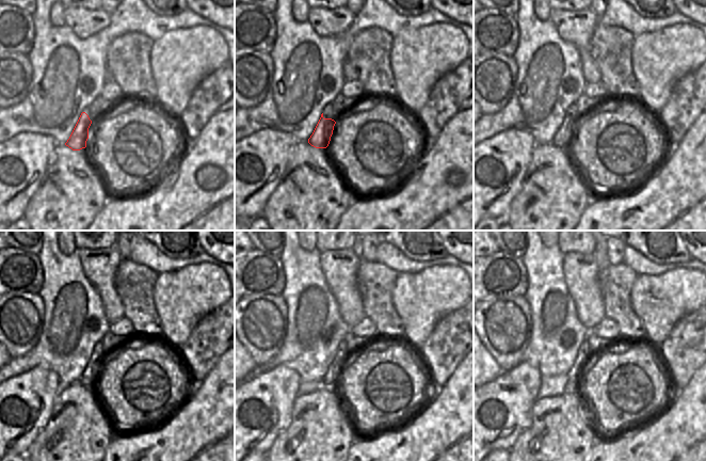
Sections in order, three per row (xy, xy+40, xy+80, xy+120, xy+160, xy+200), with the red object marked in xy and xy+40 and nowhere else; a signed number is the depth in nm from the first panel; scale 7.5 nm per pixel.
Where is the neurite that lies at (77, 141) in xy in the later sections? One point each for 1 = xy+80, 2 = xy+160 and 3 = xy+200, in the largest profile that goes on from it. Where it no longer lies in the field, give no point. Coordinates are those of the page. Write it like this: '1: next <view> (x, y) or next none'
1: next xy+80 (563, 138)
2: next xy+160 (343, 351)
3: next xy+200 (584, 353)

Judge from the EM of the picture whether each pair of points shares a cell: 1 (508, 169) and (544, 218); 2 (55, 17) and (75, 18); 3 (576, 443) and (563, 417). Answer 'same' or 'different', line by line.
1: different
2: different
3: same

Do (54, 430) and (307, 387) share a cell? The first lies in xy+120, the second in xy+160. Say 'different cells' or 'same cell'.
different cells

